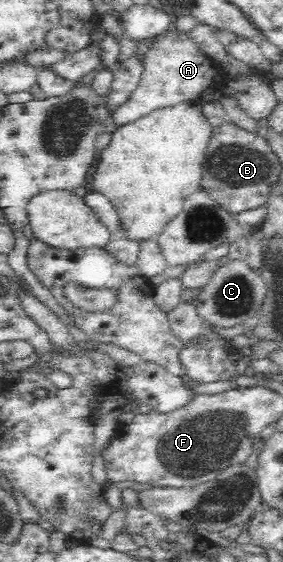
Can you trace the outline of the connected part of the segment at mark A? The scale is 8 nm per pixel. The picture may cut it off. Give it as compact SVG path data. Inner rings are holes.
M174 26L157 36L149 44L143 60L143 72L139 85L133 90L129 99L111 113L112 122L125 125L135 121L154 109L170 106L177 102L199 100L202 91L216 85L217 73L223 70L217 62L201 52L188 33L178 31Z

